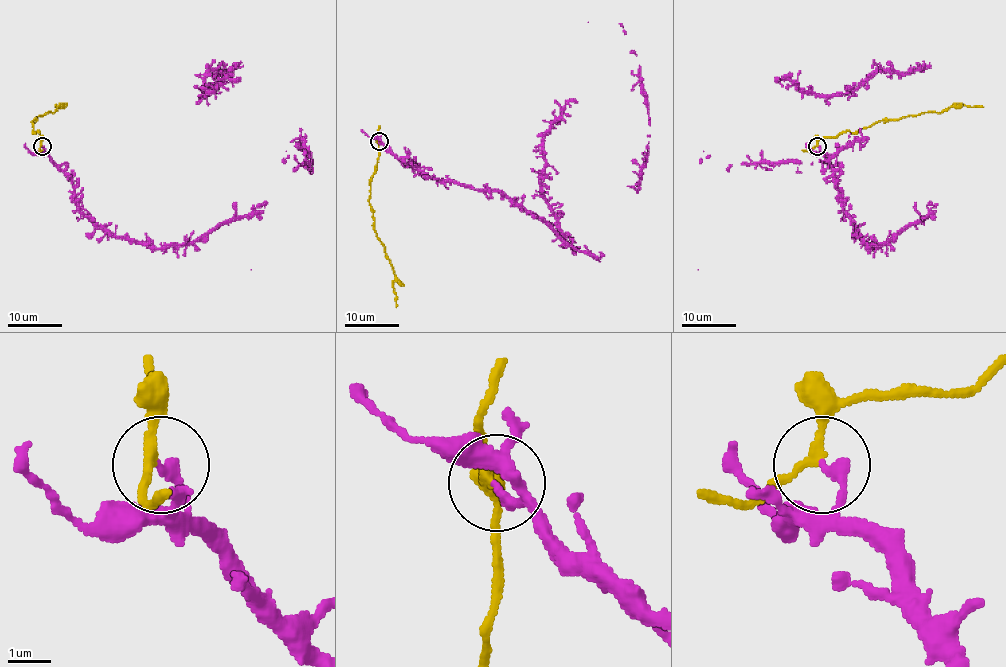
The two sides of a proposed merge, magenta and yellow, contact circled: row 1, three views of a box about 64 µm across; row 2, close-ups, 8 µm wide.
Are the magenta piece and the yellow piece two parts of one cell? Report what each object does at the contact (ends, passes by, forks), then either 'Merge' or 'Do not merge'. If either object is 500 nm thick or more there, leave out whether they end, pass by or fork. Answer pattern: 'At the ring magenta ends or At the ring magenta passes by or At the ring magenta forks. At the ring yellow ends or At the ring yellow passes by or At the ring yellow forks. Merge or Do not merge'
At the ring magenta ends. At the ring yellow passes by. Do not merge

